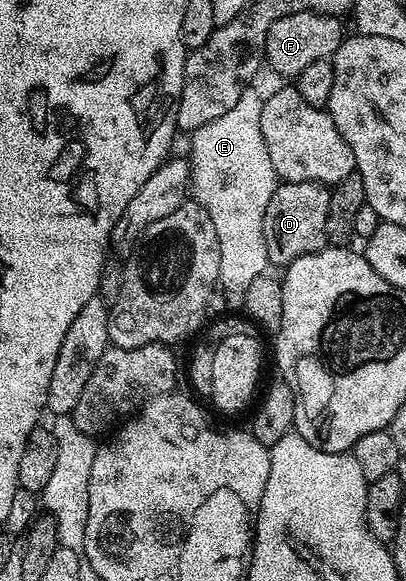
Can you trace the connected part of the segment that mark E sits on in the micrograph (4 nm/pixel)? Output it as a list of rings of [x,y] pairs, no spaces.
[[[247,87],[236,99],[236,107],[232,111],[224,111],[220,119],[212,119],[208,123],[193,130],[190,141],[190,179],[192,193],[197,204],[208,211],[212,219],[212,227],[216,227],[216,235],[220,243],[220,271],[218,279],[221,288],[241,291],[256,279],[256,275],[267,272],[266,248],[264,247],[264,211],[268,207],[268,199],[272,199],[276,188],[276,174],[272,167],[272,159],[268,159],[268,147],[264,143],[264,135],[260,135],[260,111],[263,94],[258,94],[254,87]]]

